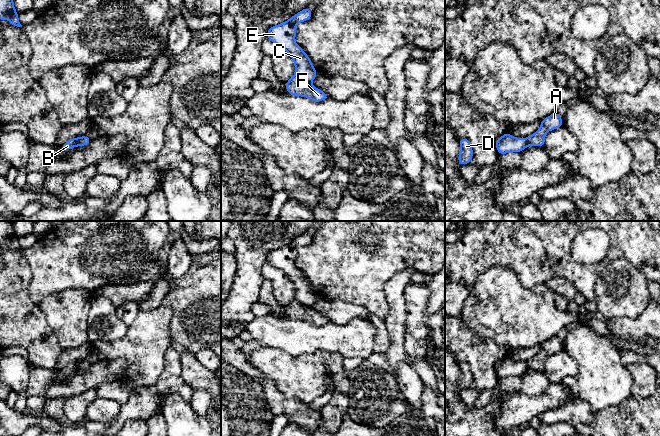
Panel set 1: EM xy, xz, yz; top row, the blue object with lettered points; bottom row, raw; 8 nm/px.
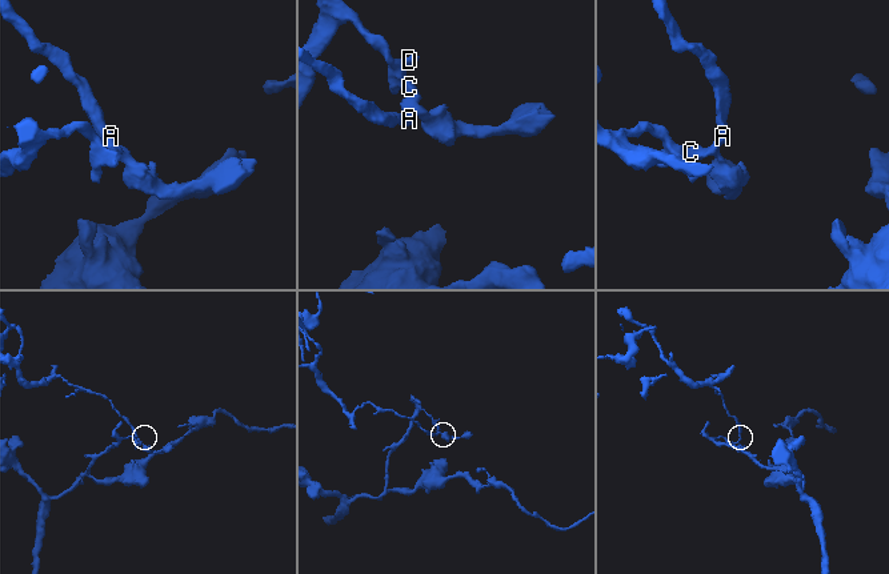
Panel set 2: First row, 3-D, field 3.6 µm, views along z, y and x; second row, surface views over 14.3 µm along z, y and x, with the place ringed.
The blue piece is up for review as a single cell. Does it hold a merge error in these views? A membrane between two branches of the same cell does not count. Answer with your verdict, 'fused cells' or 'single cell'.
fused cells

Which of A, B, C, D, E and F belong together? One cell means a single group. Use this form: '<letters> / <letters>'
A B F / C D E

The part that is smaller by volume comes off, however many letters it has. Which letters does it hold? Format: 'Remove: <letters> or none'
Remove: A, B, F

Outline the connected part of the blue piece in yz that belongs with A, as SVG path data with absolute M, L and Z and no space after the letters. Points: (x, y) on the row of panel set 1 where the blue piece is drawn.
M557 112L552 113L549 117L541 120L541 126L537 132L530 135L526 140L528 145L544 147L545 133L557 129L564 125Z

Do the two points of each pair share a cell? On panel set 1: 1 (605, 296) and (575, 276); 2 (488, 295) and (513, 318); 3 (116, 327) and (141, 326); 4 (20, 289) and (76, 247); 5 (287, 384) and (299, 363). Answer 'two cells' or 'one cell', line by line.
1: two cells
2: one cell
3: two cells
4: two cells
5: one cell

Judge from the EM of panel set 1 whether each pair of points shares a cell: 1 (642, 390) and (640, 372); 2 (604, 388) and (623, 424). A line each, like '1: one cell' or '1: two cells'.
1: one cell
2: two cells

